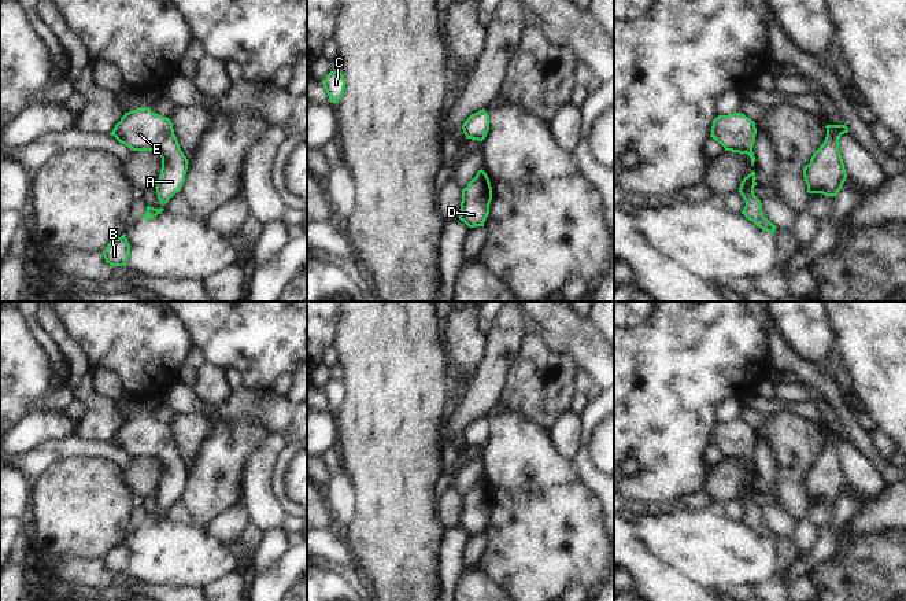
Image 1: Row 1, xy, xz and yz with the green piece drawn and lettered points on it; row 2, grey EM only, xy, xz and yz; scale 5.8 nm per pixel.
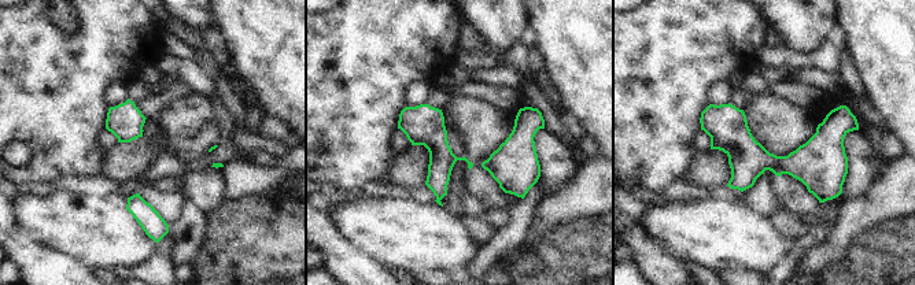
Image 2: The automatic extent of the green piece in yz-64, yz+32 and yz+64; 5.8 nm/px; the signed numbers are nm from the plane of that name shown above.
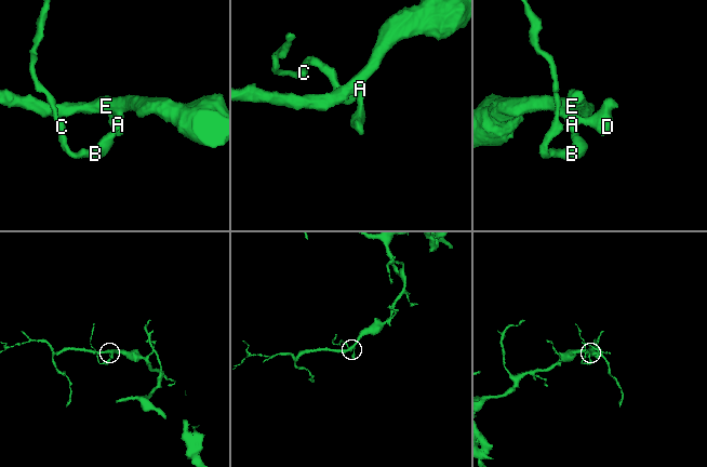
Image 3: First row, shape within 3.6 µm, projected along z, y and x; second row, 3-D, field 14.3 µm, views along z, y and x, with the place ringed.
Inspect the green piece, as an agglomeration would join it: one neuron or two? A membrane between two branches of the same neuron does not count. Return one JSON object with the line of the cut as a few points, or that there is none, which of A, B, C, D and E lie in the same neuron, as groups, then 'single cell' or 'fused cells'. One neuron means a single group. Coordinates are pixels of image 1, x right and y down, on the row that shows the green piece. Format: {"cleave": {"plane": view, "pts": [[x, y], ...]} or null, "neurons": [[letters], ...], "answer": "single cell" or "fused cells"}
{"cleave": null, "neurons": [["A", "B", "C", "D", "E"]], "answer": "single cell"}

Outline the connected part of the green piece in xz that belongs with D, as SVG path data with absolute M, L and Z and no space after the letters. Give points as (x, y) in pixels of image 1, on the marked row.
M481 169L476 177L462 189L459 220L469 228L484 226L489 214L492 187L487 173Z

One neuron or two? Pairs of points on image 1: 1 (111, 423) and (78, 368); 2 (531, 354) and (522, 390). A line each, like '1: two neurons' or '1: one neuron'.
1: one neuron
2: one neuron

